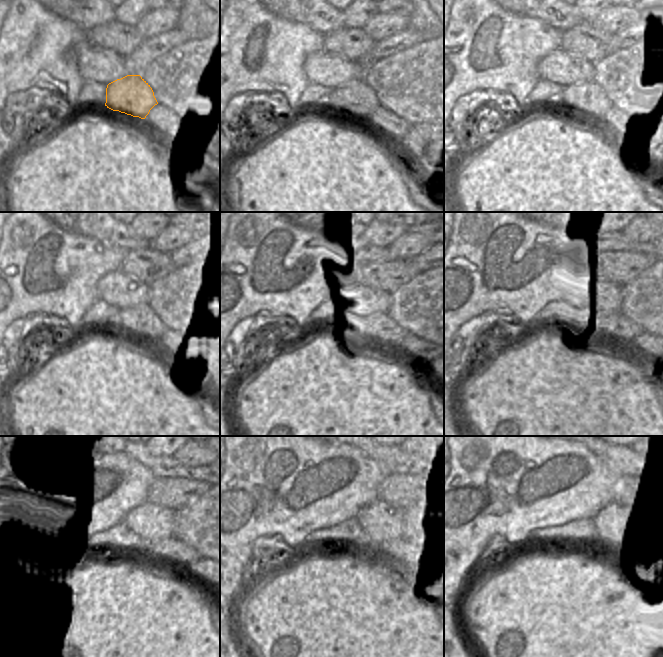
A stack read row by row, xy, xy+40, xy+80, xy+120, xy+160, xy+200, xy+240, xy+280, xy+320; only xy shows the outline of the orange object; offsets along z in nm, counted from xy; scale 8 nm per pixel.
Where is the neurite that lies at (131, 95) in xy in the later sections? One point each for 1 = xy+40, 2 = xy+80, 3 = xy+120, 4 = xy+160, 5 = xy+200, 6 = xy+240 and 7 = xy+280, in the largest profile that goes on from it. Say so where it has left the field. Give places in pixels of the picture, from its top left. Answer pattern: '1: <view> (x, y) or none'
1: xy+40 (357, 98)
2: xy+80 (589, 98)
3: xy+120 (141, 319)
4: xy+160 (380, 327)
5: xy+200 (615, 326)
6: xy+240 (173, 549)
7: xy+280 (405, 551)

